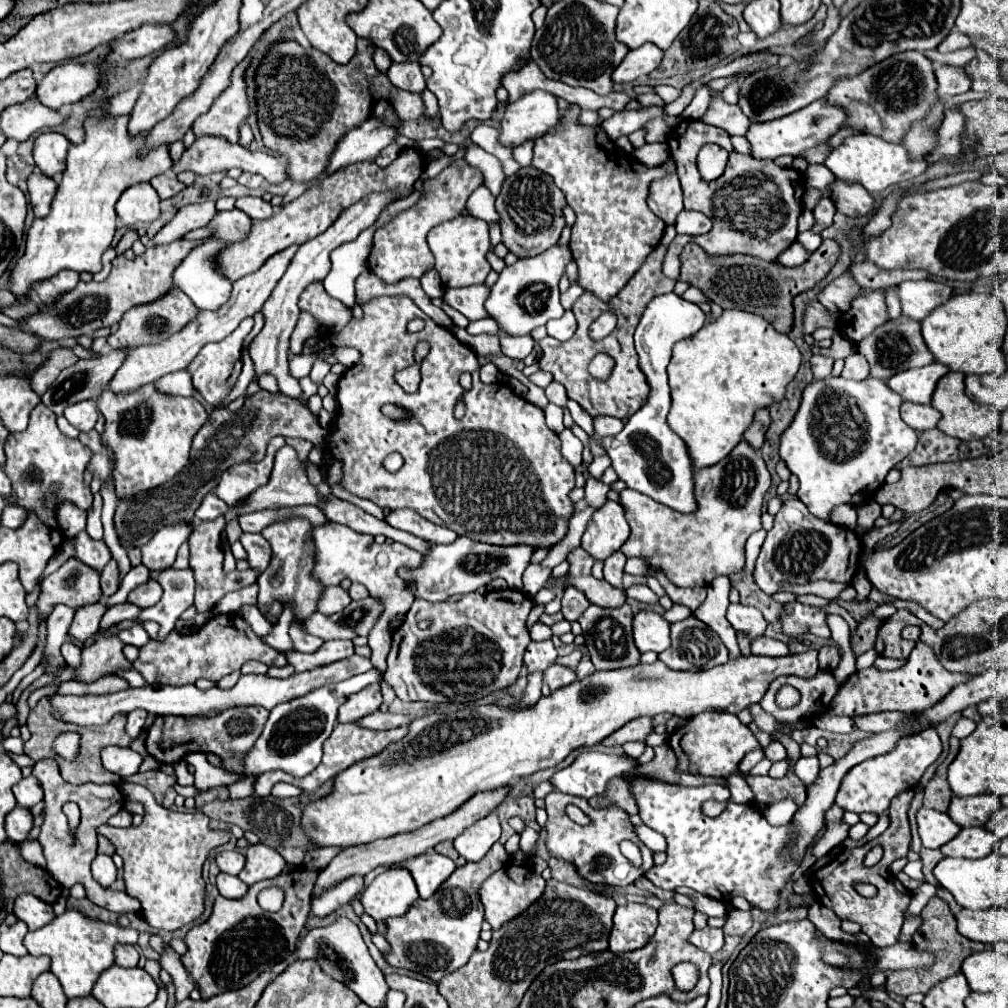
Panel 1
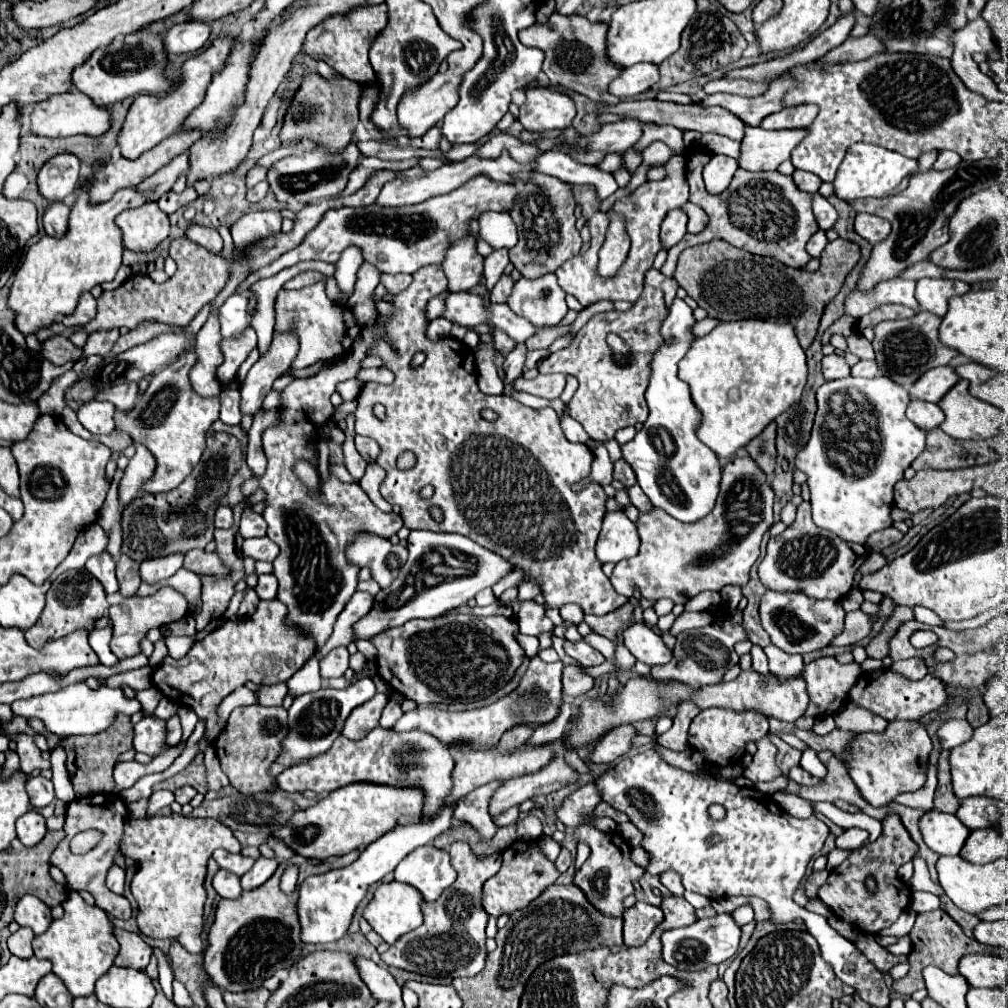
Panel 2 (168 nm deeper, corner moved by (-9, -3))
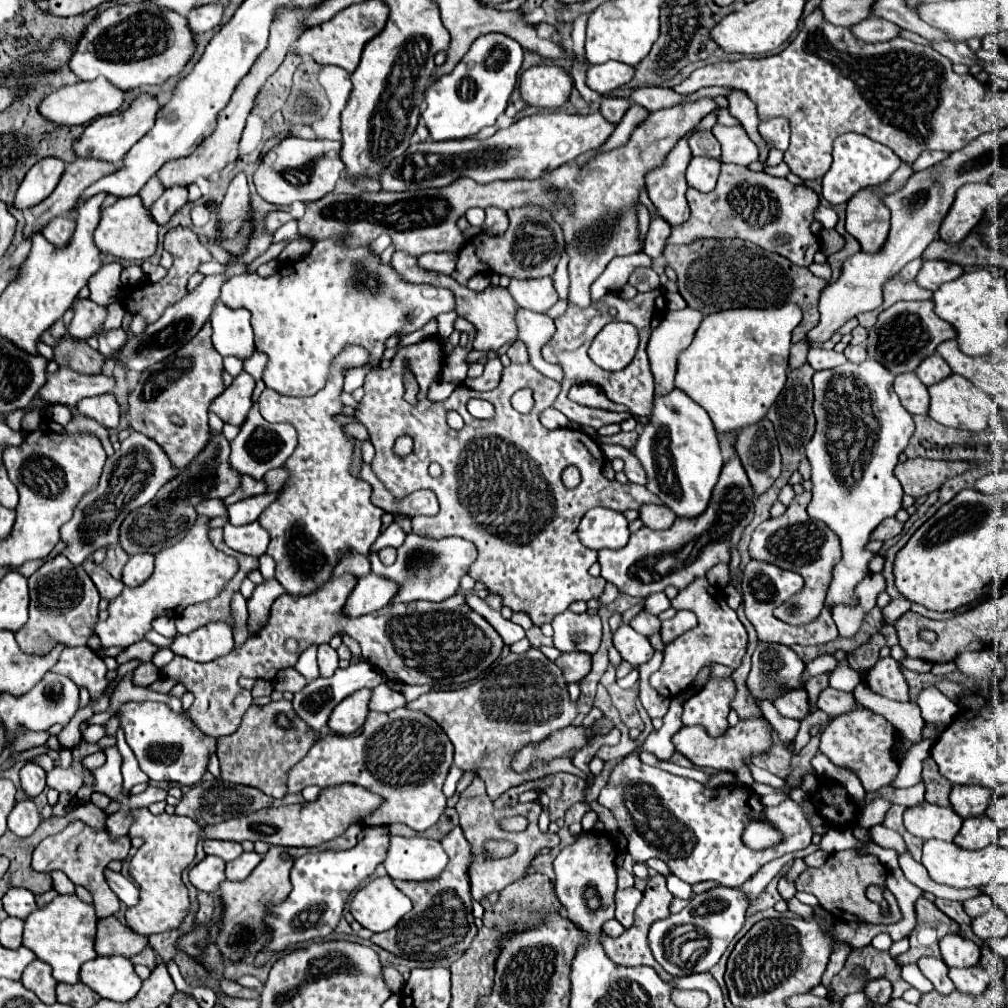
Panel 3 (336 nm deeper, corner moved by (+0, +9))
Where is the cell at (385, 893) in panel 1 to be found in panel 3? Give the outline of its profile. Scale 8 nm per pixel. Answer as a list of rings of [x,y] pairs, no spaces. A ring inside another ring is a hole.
[[[388,875],[372,879],[354,895],[350,903],[352,917],[372,933],[392,929],[410,909],[410,899],[394,887]]]

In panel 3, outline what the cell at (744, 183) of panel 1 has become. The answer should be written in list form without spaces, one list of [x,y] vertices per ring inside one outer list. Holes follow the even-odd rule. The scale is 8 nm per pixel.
[[[722,165],[718,185],[710,193],[698,193],[688,189],[690,219],[678,227],[672,227],[668,243],[692,243],[698,239],[724,239],[738,237],[756,243],[766,251],[774,251],[788,257],[794,265],[810,267],[814,255],[821,249],[818,236],[810,231],[814,211],[820,201],[818,195],[806,185],[792,185],[784,177],[772,177],[762,171],[750,171],[742,165]]]

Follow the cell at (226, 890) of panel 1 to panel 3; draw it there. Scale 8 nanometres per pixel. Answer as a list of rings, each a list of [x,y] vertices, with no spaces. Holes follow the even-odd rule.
[[[206,855],[198,865],[194,865],[188,873],[190,883],[204,893],[216,893],[220,883],[226,879],[224,877],[224,861],[214,857],[214,855]]]

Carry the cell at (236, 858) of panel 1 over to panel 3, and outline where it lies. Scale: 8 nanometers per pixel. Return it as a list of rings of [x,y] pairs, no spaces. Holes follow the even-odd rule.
[[[206,839],[204,841],[204,851],[206,855],[216,855],[224,861],[234,861],[236,857],[242,855],[242,845],[240,843],[232,843],[232,841],[214,841],[214,839]]]

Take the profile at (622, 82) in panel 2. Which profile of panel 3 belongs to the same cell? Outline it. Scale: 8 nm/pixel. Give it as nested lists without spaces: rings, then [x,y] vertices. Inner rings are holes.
[[[610,61],[606,65],[590,65],[586,71],[586,85],[600,95],[608,95],[610,91],[626,85],[634,73],[634,67],[622,65],[618,61]]]

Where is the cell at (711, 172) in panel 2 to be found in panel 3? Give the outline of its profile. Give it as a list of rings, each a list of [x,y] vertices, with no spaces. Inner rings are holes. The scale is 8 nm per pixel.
[[[708,157],[690,159],[686,169],[686,183],[700,193],[710,193],[716,185],[720,165],[722,163],[718,159],[708,159]]]

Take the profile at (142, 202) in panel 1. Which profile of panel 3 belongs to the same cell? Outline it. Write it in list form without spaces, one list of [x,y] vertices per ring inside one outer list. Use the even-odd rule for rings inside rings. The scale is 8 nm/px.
[[[136,195],[116,201],[112,207],[102,211],[102,219],[94,231],[94,241],[104,255],[112,255],[116,259],[126,259],[126,261],[146,261],[156,253],[158,225],[150,217],[150,213],[142,209],[142,201],[138,201]]]

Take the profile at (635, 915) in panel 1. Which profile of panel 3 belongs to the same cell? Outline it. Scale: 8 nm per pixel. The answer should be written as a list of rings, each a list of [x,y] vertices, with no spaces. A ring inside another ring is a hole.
[[[634,887],[616,891],[614,901],[616,901],[616,919],[628,929],[634,923],[634,909],[642,901],[642,891],[638,891]]]

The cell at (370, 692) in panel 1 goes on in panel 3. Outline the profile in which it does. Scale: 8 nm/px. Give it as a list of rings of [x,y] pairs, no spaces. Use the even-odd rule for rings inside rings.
[[[362,689],[362,693],[354,693],[346,697],[344,701],[340,701],[338,707],[334,707],[328,727],[338,735],[356,733],[366,721],[368,701],[370,701],[370,689]]]

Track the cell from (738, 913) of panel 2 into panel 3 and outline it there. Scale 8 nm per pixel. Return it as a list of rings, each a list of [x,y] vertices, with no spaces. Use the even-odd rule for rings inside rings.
[[[811,843],[806,849],[786,854],[784,857],[780,857],[780,859],[774,859],[774,861],[766,863],[754,877],[750,877],[740,889],[746,889],[746,891],[750,891],[750,893],[754,893],[754,895],[758,897],[758,895],[764,891],[764,887],[778,875],[778,871],[780,871],[784,865],[797,858],[804,858],[818,849],[819,845]]]

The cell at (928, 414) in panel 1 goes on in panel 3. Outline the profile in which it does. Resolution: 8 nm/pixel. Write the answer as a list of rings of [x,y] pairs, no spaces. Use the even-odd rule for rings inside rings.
[[[902,373],[894,381],[894,389],[902,401],[902,405],[912,413],[912,415],[924,415],[928,413],[928,389],[918,381],[914,373]]]

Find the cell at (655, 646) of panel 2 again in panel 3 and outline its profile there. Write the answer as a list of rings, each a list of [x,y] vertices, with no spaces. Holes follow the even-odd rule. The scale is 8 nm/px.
[[[620,625],[620,629],[614,633],[614,647],[620,651],[622,659],[634,667],[646,663],[654,655],[648,637],[640,635],[630,625]]]

